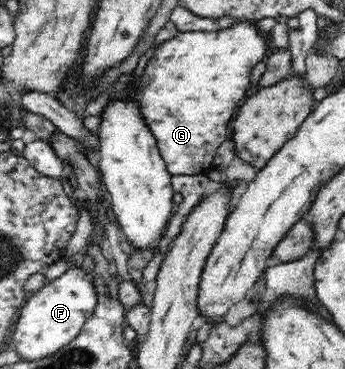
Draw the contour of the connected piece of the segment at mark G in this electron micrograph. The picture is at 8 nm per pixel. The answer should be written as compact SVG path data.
M245 20L221 32L178 32L157 47L139 80L137 99L172 176L205 174L211 168L237 108L249 94L251 71L264 61L267 50L267 38Z

